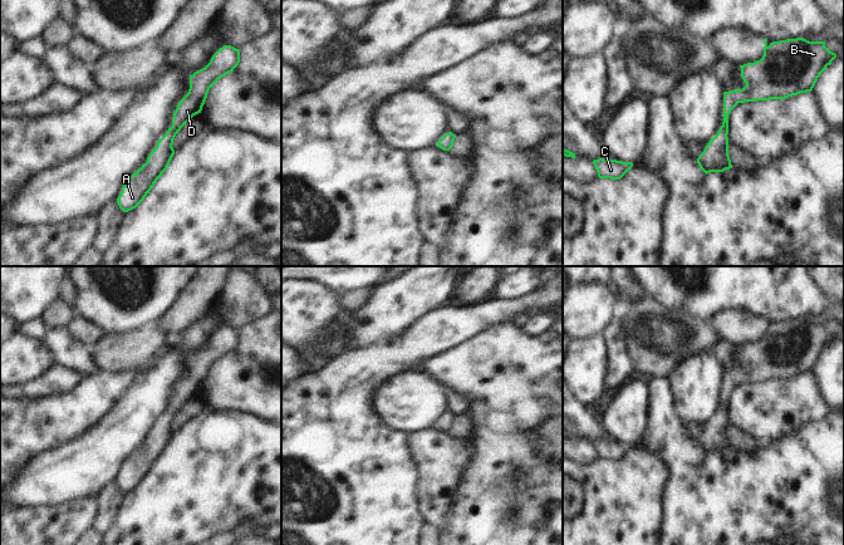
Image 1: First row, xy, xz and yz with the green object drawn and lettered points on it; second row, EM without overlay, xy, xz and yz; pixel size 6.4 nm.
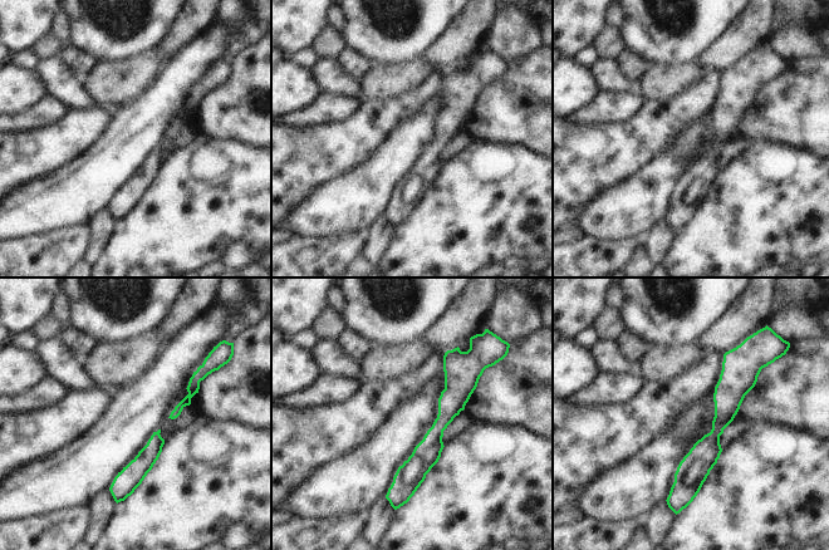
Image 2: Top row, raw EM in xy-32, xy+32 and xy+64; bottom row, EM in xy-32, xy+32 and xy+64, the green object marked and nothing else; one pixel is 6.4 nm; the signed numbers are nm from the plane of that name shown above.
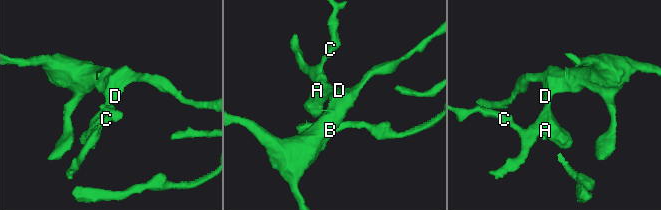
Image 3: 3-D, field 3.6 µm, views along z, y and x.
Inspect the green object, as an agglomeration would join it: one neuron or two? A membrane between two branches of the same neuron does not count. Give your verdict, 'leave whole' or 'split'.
leave whole

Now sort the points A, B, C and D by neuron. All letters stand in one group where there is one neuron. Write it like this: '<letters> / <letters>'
A B C D

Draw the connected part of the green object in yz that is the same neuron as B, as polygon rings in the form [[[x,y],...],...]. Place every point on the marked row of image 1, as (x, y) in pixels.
[[[796,38],[772,41],[769,46],[766,41],[767,39],[764,39],[764,55],[760,60],[740,65],[741,77],[746,85],[742,89],[723,92],[722,126],[697,158],[700,168],[706,175],[732,168],[728,156],[728,114],[738,103],[785,99],[800,93],[811,92],[820,74],[836,58],[836,54],[825,46],[825,41],[809,41],[804,38]]]

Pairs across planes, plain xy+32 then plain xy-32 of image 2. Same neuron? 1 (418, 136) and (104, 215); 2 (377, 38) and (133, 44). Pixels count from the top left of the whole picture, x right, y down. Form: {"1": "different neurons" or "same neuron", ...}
{"1": "different neurons", "2": "same neuron"}

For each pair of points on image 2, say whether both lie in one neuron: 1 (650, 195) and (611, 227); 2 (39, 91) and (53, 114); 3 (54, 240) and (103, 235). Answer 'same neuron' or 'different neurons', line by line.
1: same neuron
2: different neurons
3: different neurons

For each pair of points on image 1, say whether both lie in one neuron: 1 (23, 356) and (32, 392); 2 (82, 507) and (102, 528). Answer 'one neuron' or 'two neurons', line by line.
1: two neurons
2: two neurons

